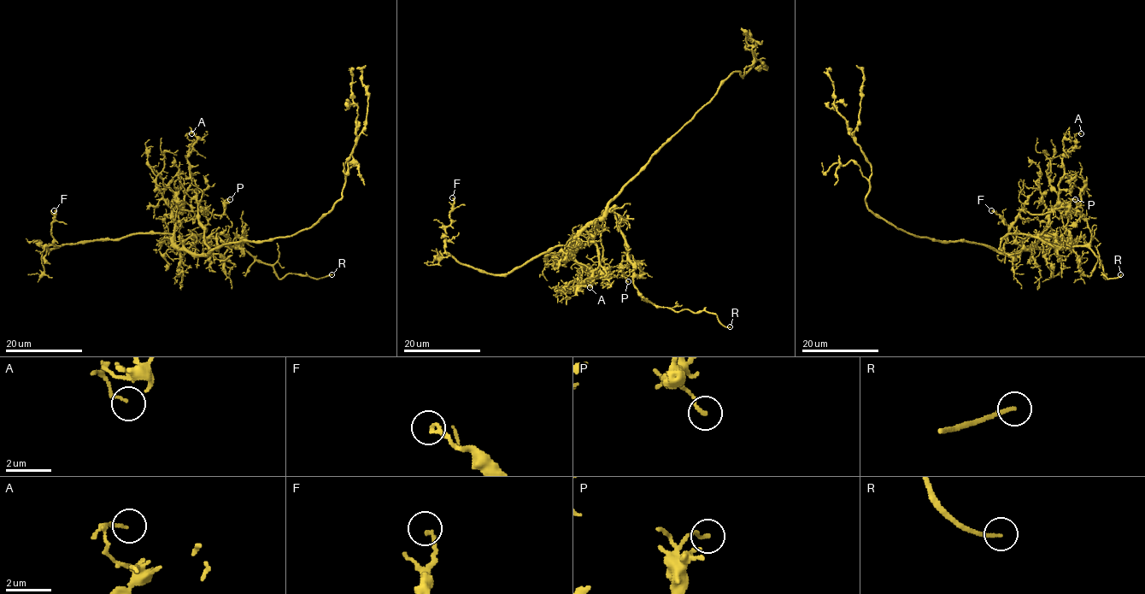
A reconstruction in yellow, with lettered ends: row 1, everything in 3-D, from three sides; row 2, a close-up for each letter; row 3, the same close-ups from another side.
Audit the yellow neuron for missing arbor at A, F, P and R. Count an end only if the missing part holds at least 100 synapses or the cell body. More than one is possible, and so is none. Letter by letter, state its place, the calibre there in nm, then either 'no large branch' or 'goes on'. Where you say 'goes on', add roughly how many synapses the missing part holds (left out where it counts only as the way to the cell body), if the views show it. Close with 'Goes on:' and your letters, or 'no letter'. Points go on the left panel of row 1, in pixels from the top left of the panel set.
A: at (191, 133); 140 nm thick; no large branch
F: at (54, 210); 200 nm thick; no large branch
P: at (230, 199); 150 nm thick; no large branch
R: at (331, 274); 160 nm thick; goes on; about 300 synapses
Goes on: R

